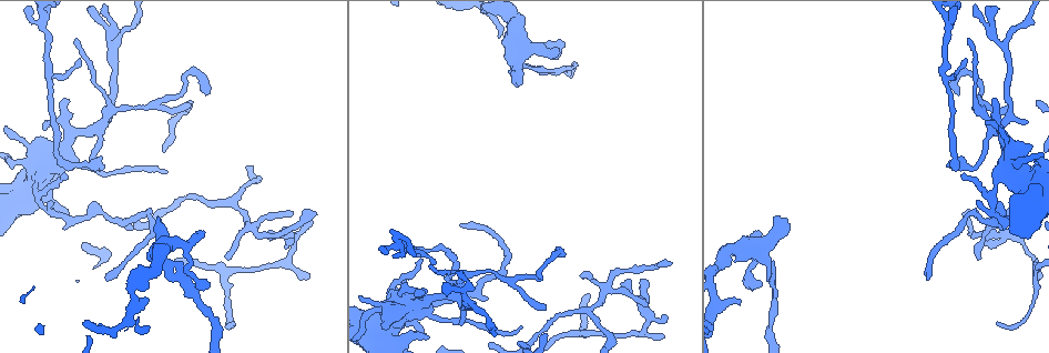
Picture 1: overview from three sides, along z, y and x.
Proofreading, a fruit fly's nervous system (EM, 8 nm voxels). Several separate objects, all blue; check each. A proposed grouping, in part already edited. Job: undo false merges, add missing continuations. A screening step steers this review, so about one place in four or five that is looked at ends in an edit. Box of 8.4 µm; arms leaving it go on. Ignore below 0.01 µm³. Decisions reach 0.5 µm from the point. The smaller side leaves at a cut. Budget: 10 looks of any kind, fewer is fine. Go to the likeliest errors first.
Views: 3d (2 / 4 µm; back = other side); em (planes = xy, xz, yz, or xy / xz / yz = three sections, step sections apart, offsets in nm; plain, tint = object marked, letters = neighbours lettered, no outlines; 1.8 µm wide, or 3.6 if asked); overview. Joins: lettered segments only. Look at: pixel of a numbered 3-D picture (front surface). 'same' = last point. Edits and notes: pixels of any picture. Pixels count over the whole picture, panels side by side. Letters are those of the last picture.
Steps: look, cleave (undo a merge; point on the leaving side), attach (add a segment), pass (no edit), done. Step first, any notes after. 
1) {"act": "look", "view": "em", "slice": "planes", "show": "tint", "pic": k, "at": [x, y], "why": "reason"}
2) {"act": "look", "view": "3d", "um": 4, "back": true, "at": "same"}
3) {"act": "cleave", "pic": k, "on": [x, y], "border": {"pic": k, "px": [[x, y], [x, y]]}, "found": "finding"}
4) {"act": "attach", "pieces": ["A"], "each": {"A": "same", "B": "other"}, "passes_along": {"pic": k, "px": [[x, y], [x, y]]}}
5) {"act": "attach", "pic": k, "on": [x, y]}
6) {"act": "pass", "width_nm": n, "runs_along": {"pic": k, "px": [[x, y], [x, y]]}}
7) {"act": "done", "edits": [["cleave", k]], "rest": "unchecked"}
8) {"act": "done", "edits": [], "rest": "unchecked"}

{"act": "look", "view": "em", "slice": "planes", "show": "letters", "pic": 1, "at": [31, 188], "why": "abrupt turn"}

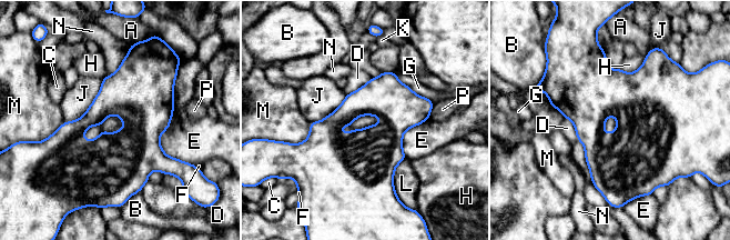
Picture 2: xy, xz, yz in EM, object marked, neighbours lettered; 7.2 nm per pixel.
{"act": "pass", "longest_contact_nm": ["J", 420], "each": {"A": "other", "B": "other", "C": "other", "D": "other", "E": "other", "F": "other", "G": "other", "H": "other", "J": "other", "K": "other", "L": "other", "M": "other", "N": "other", "P": "other"}, "found": "one neuron here"}

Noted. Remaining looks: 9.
{"act": "look", "view": "em", "slice": "xz", "step": 4, "show": "tint", "pic": 1, "at": [993, 128], "why": "branch point"}

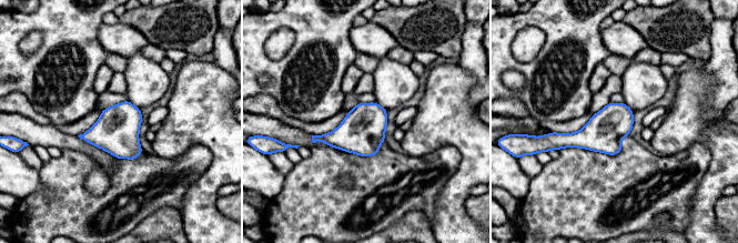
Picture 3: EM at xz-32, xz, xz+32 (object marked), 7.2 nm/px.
{"act": "look", "view": "em", "slice": "planes", "show": "letters", "at": "same"}

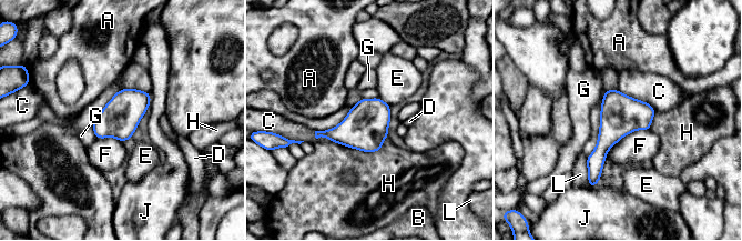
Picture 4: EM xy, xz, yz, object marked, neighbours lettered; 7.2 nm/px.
{"act": "pass", "longest_contact_nm": ["F", 380], "each": {"A": "other", "B": "other", "C": "other", "D": "other", "E": "other", "F": "other", "G": "other", "H": "other", "J": "other", "L": "other"}, "found": "continuous, no second neuron"}

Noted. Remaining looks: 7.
{"act": "look", "view": "em", "slice": "yz", "step": 16, "show": "tint", "pic": 1, "at": [288, 242], "why": "free end"}

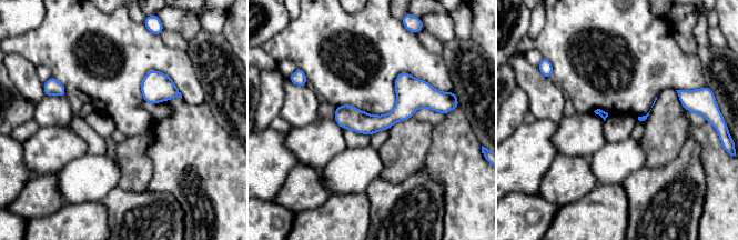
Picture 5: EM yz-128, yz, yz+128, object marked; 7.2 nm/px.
{"act": "look", "view": "em", "slice": "planes", "show": "letters", "at": "same"}

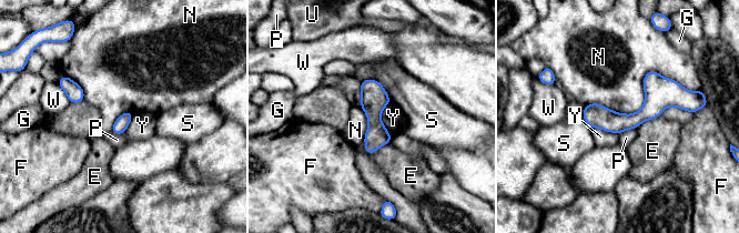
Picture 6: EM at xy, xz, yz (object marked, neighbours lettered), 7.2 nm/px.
{"act": "pass", "longest_contact_nm": ["N", 800], "each": {"E": "other", "F": "other", "G": "other", "N": "other", "P": "other", "S": "other", "U": "other", "W": "other", "Y": "other"}, "found": "none of them fits"}

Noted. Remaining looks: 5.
{"act": "look", "view": "3d", "um": 2, "pic": 1, "at": [544, 268], "why": "sharp bend"}

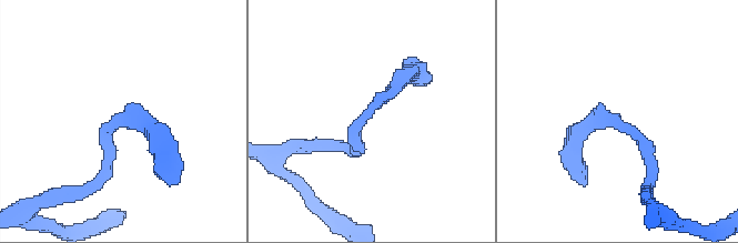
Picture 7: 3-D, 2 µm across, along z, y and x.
{"act": "look", "view": "em", "slice": "xy", "step": 16, "show": "letters", "pic": 7, "at": [369, 115], "why": "now the EM"}

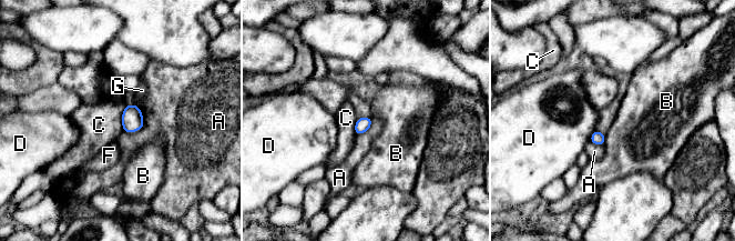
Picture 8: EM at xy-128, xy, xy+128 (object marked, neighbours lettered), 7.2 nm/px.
{"act": "pass", "each": {"A": "other", "B": "other", "C": "other", "D": "other", "F": "other", "G": "other"}, "found": "continuous, no second neuron"}

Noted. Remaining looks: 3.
{"act": "done", "edits": [], "rest": "unchecked"}

